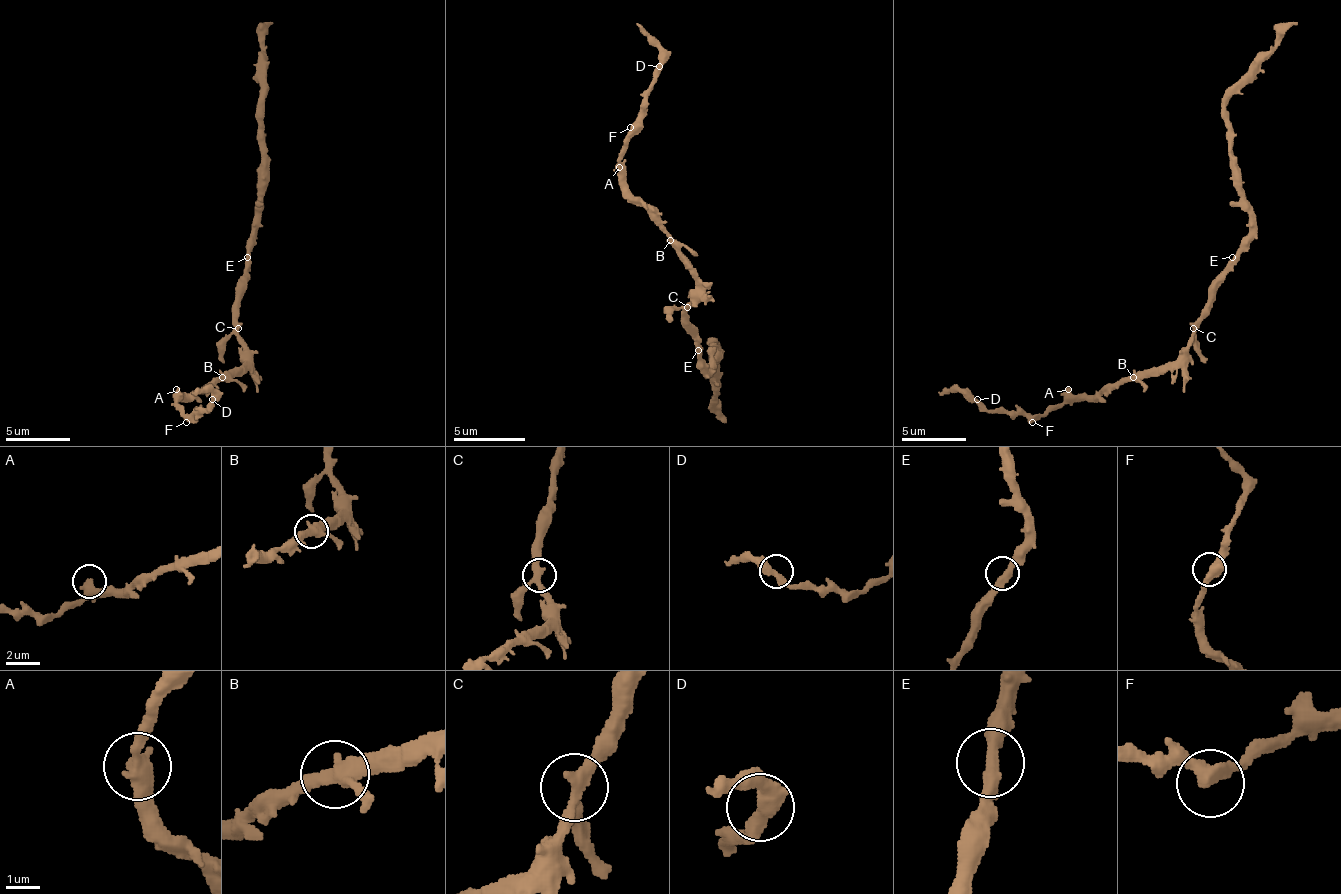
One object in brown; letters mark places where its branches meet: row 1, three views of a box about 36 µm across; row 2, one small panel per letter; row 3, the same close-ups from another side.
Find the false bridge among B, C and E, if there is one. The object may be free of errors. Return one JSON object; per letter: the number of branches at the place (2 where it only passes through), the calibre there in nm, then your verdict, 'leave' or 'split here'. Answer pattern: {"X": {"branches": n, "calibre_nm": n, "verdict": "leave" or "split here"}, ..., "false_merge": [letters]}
{"B": {"branches": 3, "calibre_nm": 360, "verdict": "leave"}, "C": {"branches": 3, "calibre_nm": 320, "verdict": "leave"}, "E": {"branches": 2, "calibre_nm": 400, "verdict": "leave"}, "false_merge": []}

